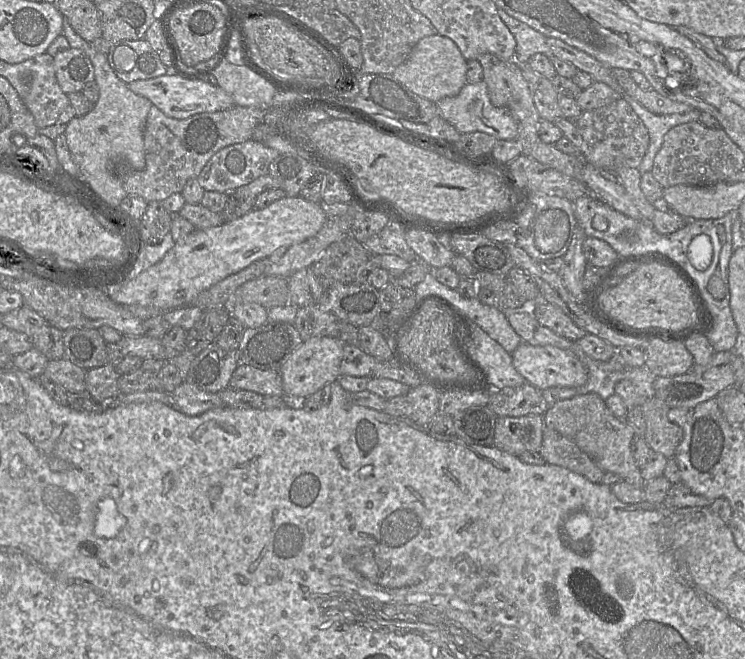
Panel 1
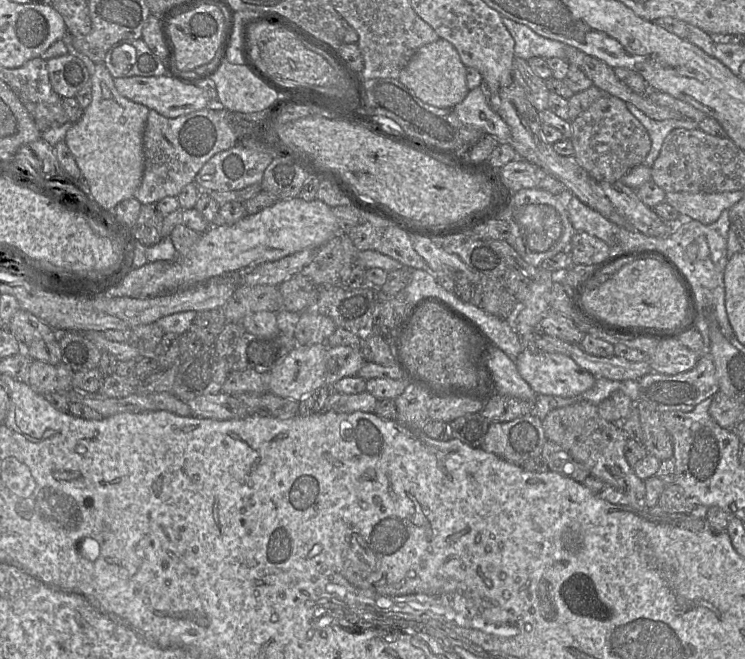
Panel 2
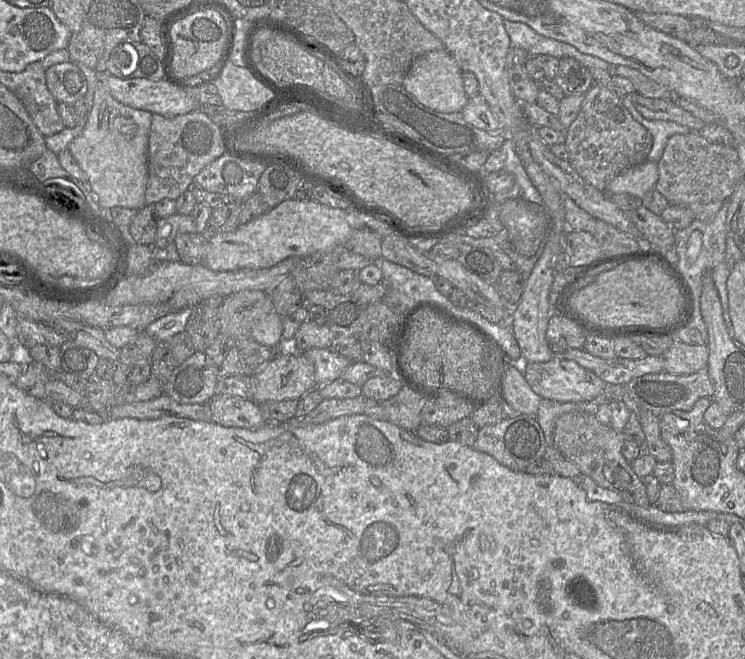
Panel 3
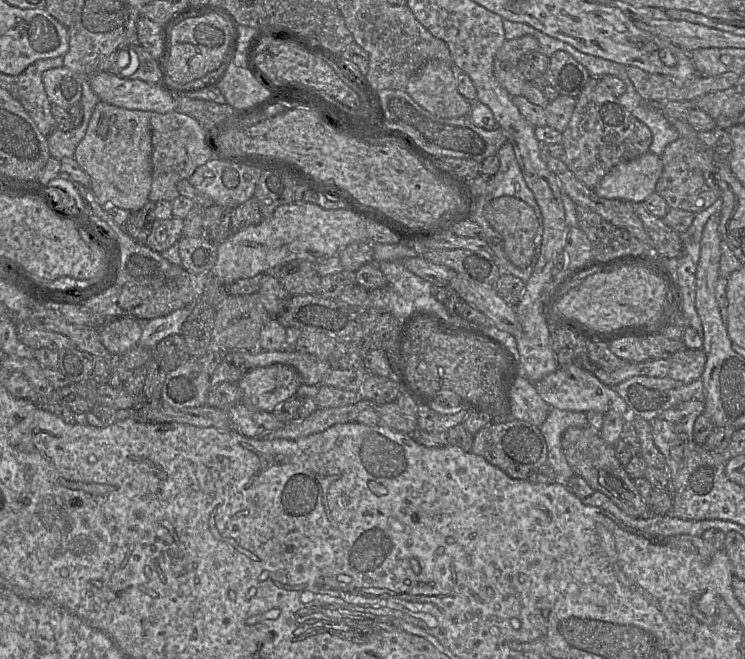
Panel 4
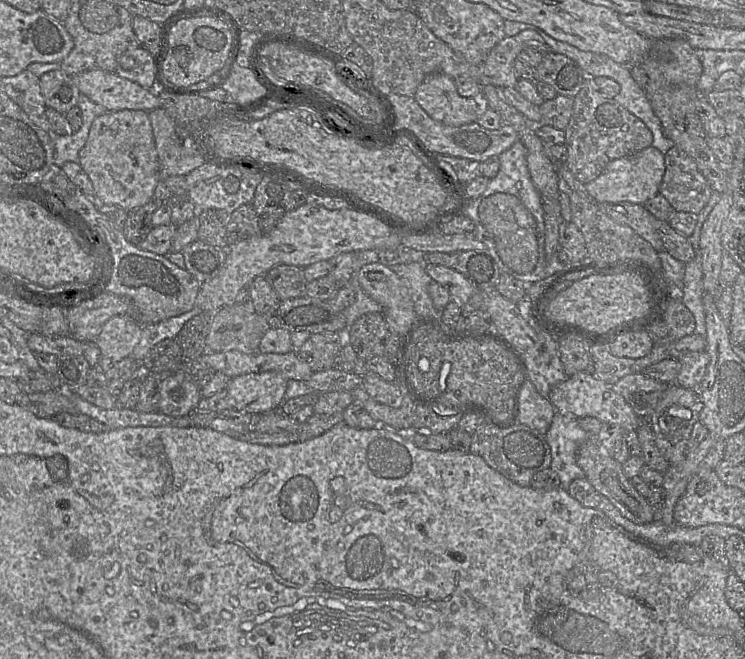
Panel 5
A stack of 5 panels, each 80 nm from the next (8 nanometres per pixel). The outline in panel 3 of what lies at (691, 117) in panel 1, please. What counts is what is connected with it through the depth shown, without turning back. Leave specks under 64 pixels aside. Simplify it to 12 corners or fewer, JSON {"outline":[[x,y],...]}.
{"outline":[[625,95],[625,108],[652,136],[647,160],[657,163],[668,139],[691,130],[674,121],[645,118]]}

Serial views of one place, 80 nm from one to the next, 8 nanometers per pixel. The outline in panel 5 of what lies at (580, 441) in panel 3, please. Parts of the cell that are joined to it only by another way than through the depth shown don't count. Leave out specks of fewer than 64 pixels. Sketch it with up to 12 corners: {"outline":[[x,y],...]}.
{"outline":[[594,438],[581,444],[578,466],[596,492],[628,520],[655,512]]}

